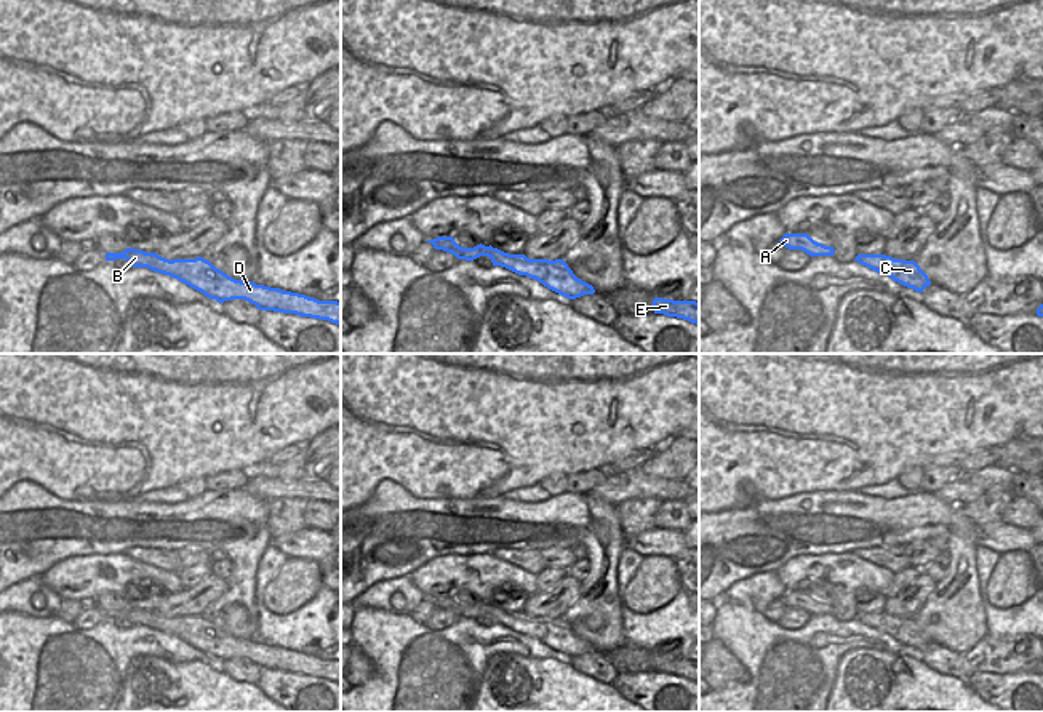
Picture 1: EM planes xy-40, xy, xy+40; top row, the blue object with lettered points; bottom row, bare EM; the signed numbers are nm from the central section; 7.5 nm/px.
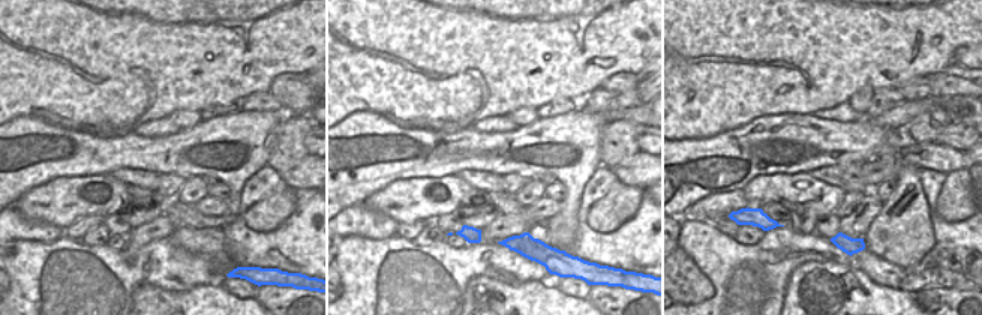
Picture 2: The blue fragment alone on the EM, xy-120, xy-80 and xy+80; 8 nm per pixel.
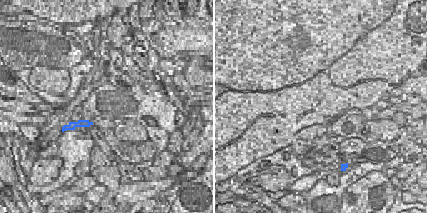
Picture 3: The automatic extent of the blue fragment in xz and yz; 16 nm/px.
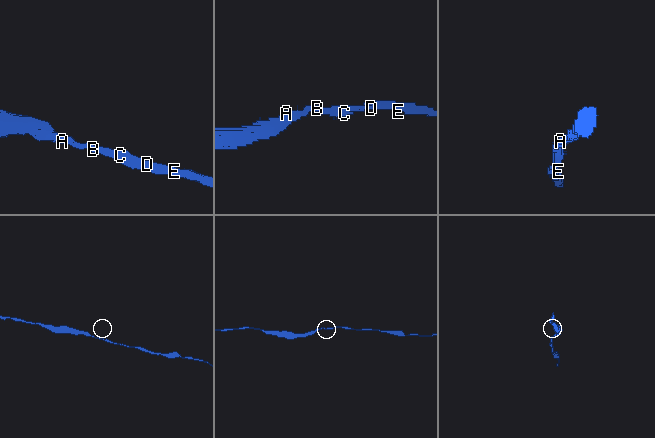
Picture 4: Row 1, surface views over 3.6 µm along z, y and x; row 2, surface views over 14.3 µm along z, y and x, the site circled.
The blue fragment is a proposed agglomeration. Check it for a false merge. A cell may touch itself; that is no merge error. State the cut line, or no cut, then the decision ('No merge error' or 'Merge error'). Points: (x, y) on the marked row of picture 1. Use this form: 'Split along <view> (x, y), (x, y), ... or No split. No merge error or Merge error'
No split. No merge error.

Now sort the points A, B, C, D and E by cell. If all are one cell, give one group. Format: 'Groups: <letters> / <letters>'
Groups: A B C D E.

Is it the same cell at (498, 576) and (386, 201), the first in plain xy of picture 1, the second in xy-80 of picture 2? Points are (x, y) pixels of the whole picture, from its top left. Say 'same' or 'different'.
same

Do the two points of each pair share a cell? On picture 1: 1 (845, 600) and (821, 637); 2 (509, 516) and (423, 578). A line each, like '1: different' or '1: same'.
1: different
2: different

